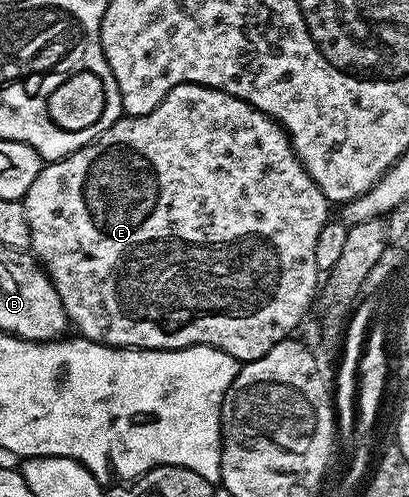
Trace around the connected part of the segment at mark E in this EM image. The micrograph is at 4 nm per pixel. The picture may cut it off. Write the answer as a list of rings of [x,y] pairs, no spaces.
[[[178,85],[172,91],[168,91],[168,95],[164,95],[164,99],[148,115],[140,115],[139,117],[123,115],[119,117],[112,127],[108,127],[108,131],[101,133],[92,143],[80,147],[64,159],[43,164],[40,175],[36,175],[36,183],[32,183],[32,187],[28,187],[24,204],[28,215],[28,227],[30,228],[30,249],[33,256],[45,269],[46,274],[50,276],[50,282],[56,287],[56,291],[64,303],[64,311],[69,324],[73,328],[75,325],[78,328],[75,330],[81,336],[101,345],[112,345],[115,349],[187,349],[193,345],[207,345],[232,355],[239,363],[255,361],[263,357],[268,351],[272,351],[272,347],[276,347],[276,343],[287,340],[293,334],[290,332],[305,319],[306,308],[309,307],[310,300],[313,299],[314,292],[318,289],[320,272],[316,265],[316,239],[319,238],[321,228],[328,220],[326,196],[320,191],[317,183],[310,178],[301,159],[295,155],[294,148],[290,145],[290,139],[286,136],[286,130],[277,121],[273,121],[268,114],[261,113],[259,109],[253,109],[246,101],[228,95],[223,89],[210,89],[206,85]]]

